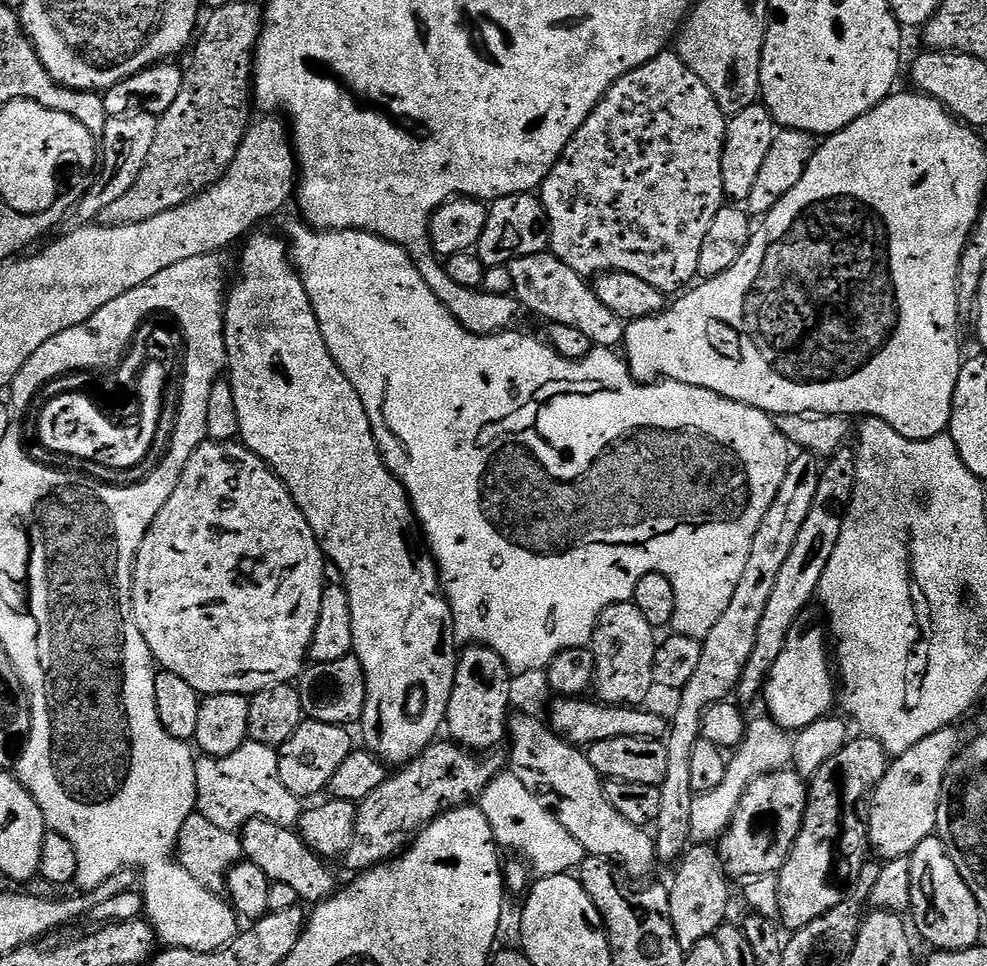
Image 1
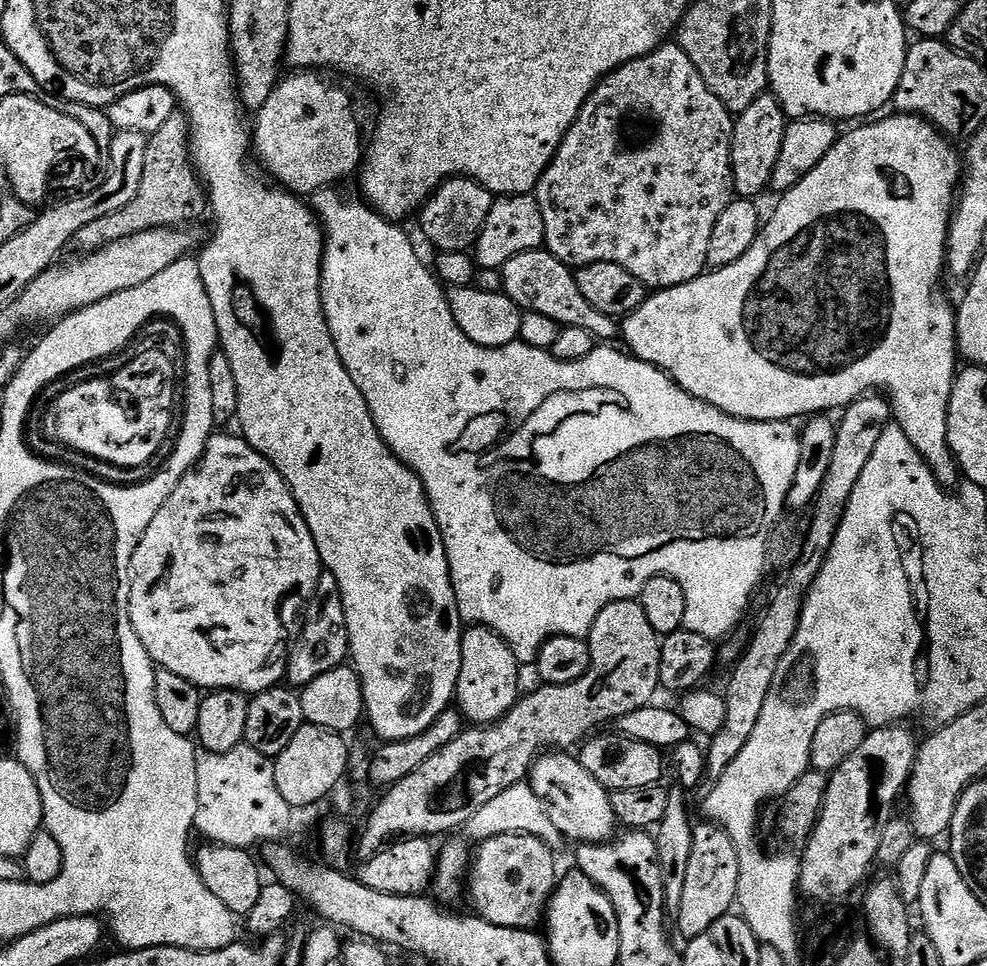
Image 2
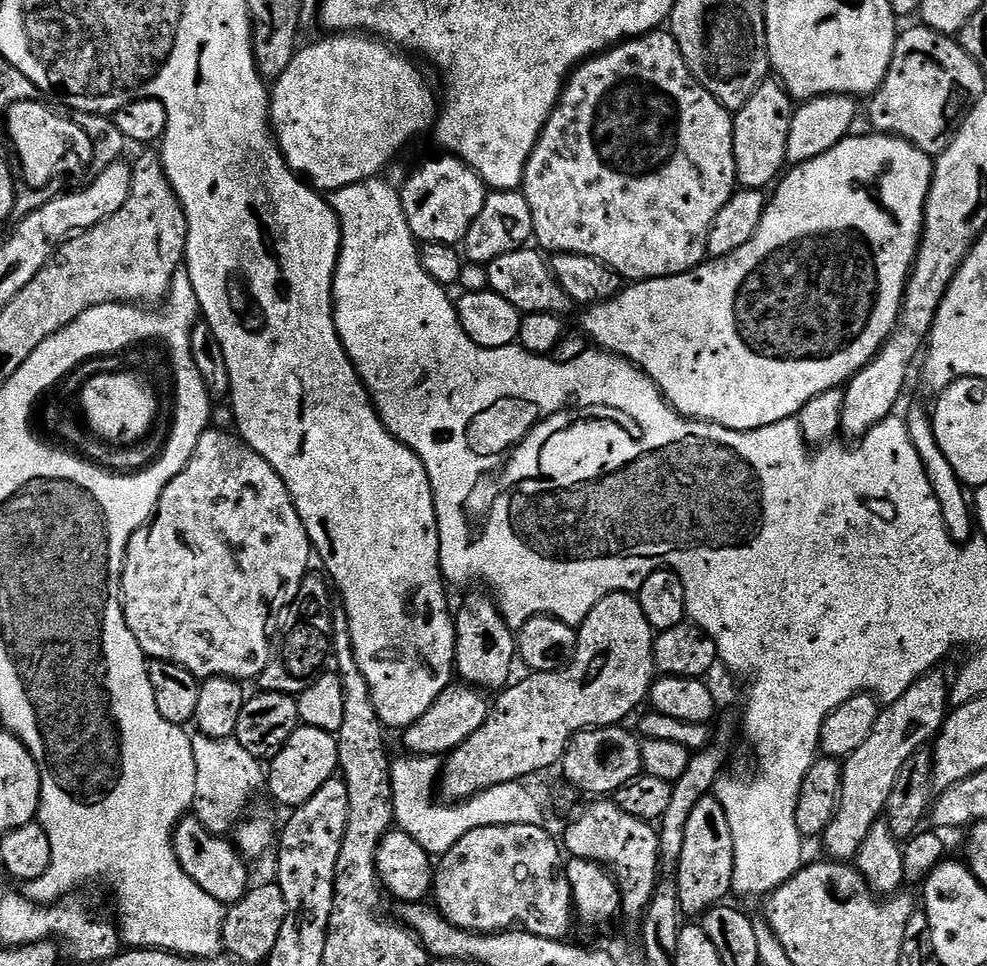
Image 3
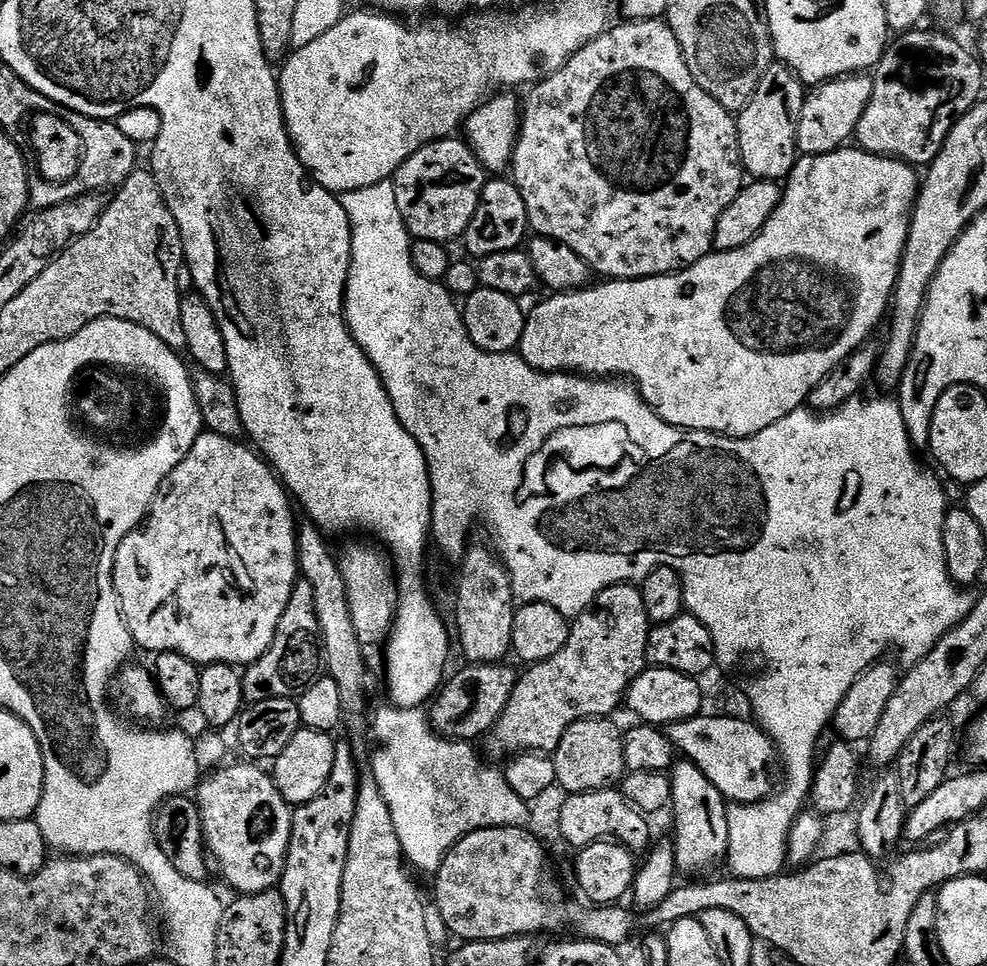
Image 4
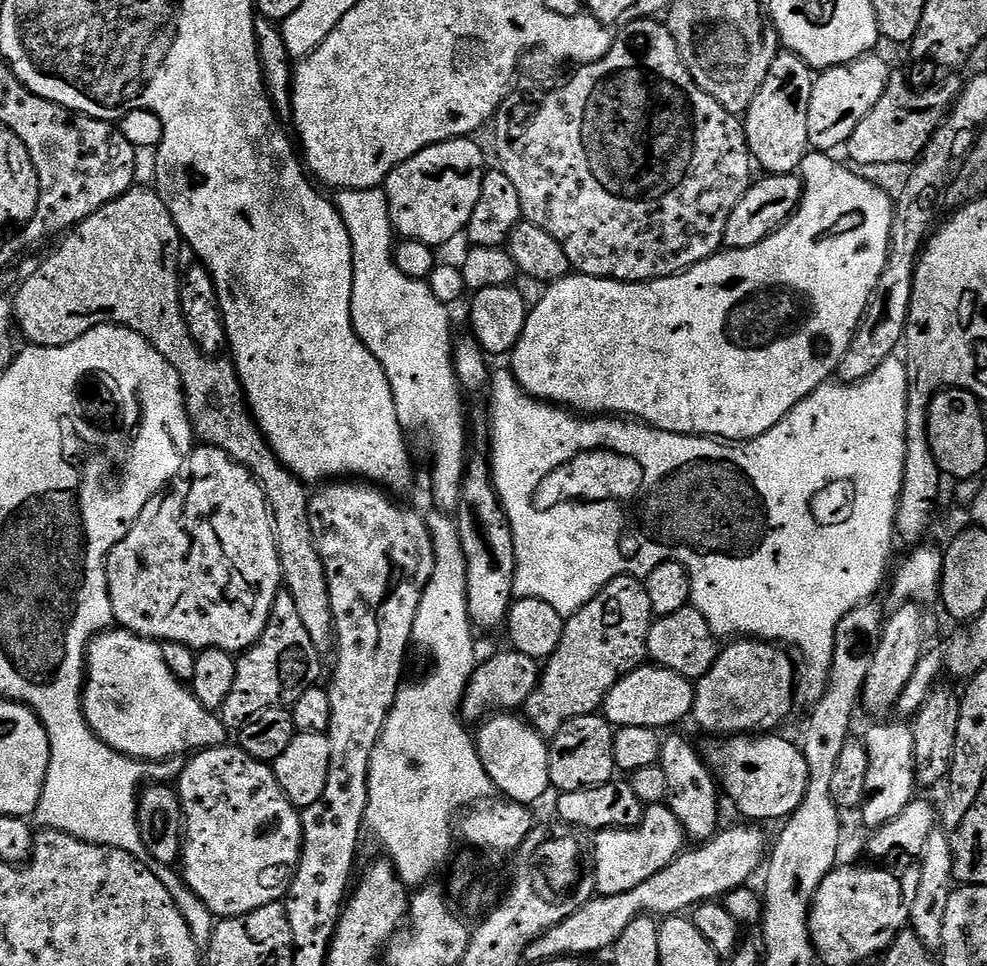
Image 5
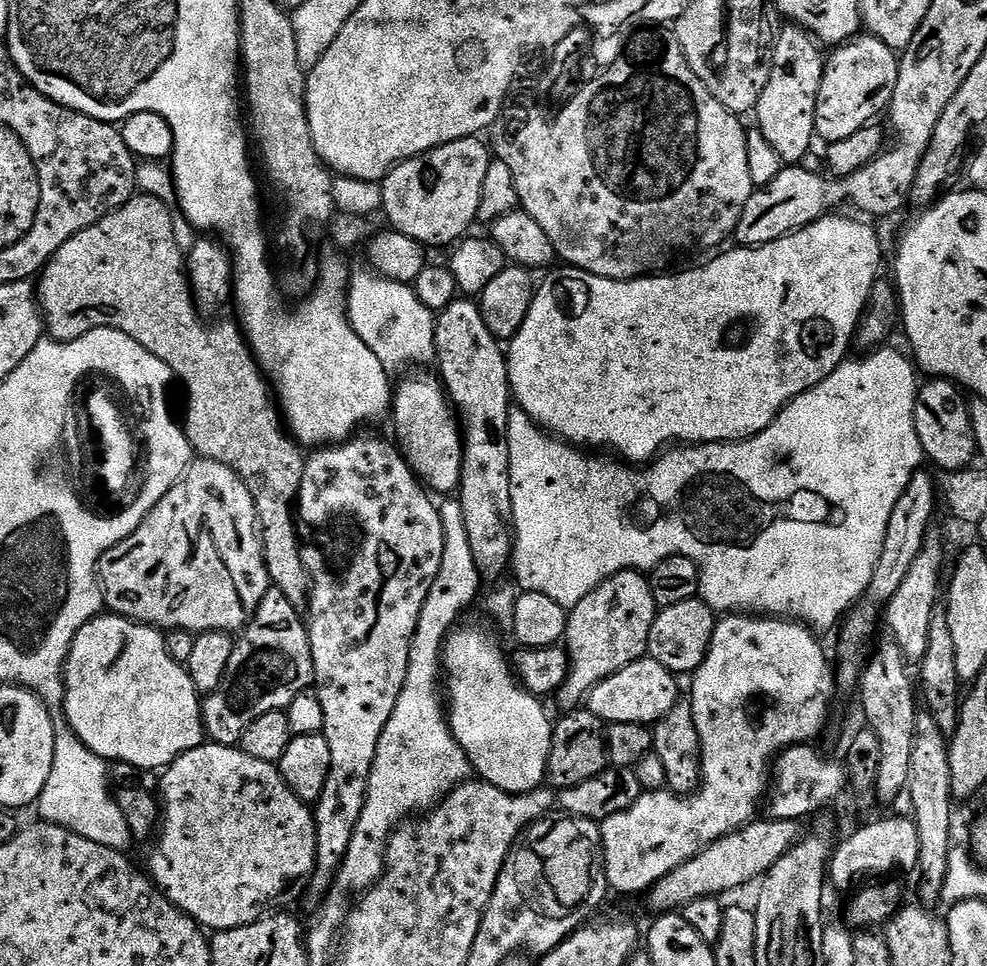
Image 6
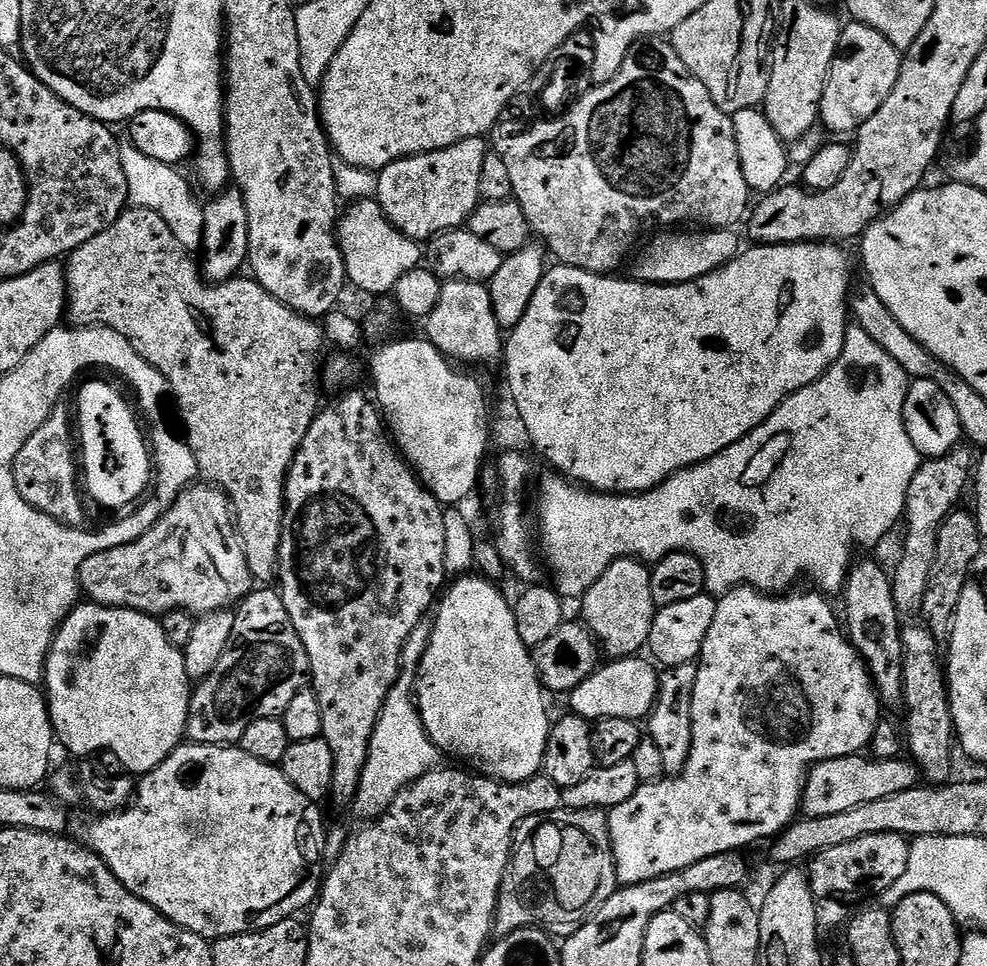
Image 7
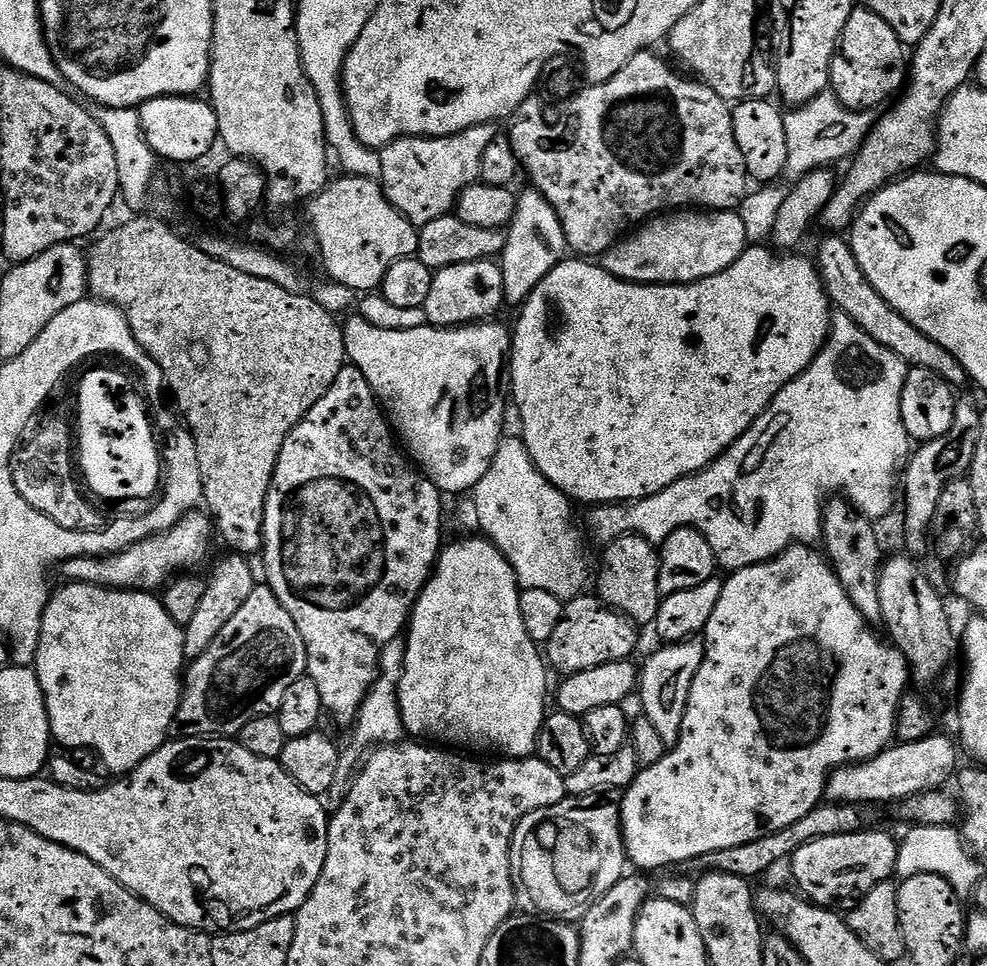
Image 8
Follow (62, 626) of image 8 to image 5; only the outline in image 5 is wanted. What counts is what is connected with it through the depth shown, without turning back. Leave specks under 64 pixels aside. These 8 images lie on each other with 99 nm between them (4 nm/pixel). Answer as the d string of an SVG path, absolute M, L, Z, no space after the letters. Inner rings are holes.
M127 630L101 632L99 636L92 637L89 643L86 679L84 682L84 717L89 726L94 730L94 734L98 738L102 738L102 742L106 742L114 751L121 752L123 756L132 756L136 760L145 762L163 762L183 757L183 752L192 754L197 750L205 748L223 748L229 743L228 736L230 736L230 732L229 729L224 727L224 721L220 719L217 713L211 712L206 706L202 706L202 702L198 702L198 698L192 692L191 687L185 681L177 678L170 670L170 666L166 666L166 658L162 658L160 644L154 640L147 640L144 636L136 636L133 632Z

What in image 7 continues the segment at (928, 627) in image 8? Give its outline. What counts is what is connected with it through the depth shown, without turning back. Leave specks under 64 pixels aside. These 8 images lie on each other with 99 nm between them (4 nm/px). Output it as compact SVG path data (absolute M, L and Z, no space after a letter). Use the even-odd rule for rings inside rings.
M923 623L912 624L903 629L904 633L904 699L902 701L903 707L908 707L908 732L906 728L906 748L910 753L911 759L914 761L917 768L920 769L923 779L927 781L929 785L939 786L941 784L947 784L953 779L952 776L952 748L954 752L954 745L957 743L958 737L956 734L956 727L954 726L954 718L952 717L952 711L950 710L950 702L948 701L948 678L946 675L946 664L942 659L942 644L941 641L936 639L935 634L932 633Z

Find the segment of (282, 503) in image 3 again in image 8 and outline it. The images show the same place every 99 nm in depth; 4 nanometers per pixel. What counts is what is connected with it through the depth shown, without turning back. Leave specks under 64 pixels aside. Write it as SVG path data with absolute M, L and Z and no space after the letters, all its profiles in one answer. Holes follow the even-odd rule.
M193 510L187 516L183 516L168 532L162 532L159 536L151 536L138 544L131 544L123 552L117 552L111 556L79 556L70 558L59 565L58 572L65 577L65 581L73 584L97 584L100 588L123 588L133 592L155 593L163 589L177 574L185 570L192 570L195 564L200 564L208 556L208 547L214 540L214 524L203 511Z

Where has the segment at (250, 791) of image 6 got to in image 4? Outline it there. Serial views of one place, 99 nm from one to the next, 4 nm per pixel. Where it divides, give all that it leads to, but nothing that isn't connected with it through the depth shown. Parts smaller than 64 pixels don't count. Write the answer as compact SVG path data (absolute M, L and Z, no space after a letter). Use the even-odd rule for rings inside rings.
M243 763L209 771L195 789L194 799L200 809L204 846L215 871L220 871L233 893L249 896L276 888L284 877L293 809L259 763Z

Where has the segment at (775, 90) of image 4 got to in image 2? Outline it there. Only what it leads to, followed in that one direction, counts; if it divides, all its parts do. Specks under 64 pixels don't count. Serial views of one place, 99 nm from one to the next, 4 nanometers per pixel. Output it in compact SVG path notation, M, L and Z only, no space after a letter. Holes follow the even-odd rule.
M765 94L754 98L746 110L735 117L732 125L732 187L740 198L756 198L772 180L774 162L782 150L782 138L786 134L789 117L785 116L775 96Z

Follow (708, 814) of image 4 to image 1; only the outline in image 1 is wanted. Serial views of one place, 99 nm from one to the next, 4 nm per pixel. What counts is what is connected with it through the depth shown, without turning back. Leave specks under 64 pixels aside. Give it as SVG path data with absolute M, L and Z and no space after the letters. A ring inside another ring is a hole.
M696 842L689 847L679 861L680 869L676 872L672 884L668 888L670 898L670 922L674 926L674 934L685 950L698 946L706 938L716 935L716 931L729 919L728 916L728 884L730 878L724 872L720 861L720 853L711 843Z

